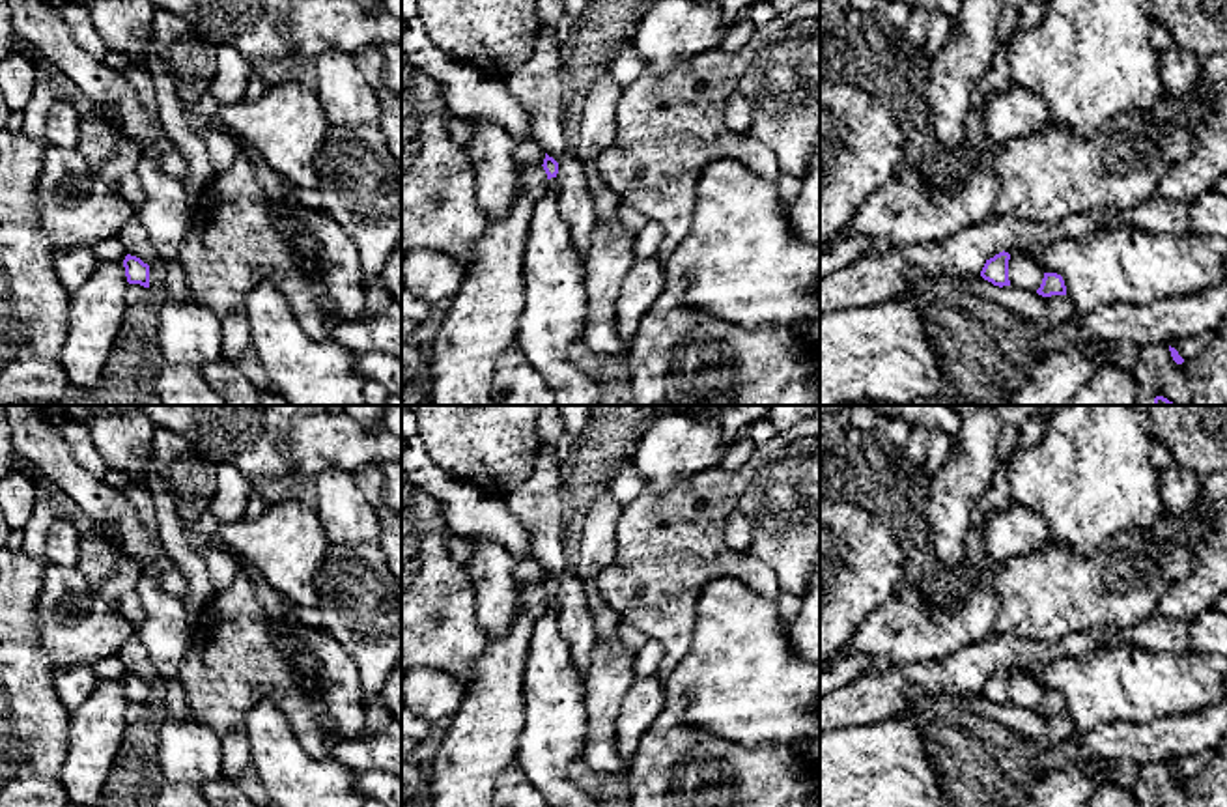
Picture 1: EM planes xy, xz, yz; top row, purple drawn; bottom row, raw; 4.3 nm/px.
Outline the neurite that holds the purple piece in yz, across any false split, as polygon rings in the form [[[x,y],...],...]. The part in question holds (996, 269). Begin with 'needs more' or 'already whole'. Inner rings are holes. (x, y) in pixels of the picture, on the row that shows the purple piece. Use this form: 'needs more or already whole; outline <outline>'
already whole; outline [[[1005,250],[995,254],[994,258],[986,260],[980,271],[980,276],[999,288],[1010,286],[1008,260],[1010,260],[1010,254]]]

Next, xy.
already whole; outline [[[127,254],[123,260],[125,276],[129,284],[149,288],[149,265],[140,258]]]

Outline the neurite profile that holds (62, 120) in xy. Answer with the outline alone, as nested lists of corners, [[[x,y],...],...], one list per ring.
[[[54,99],[47,112],[47,140],[49,146],[75,149],[80,136],[80,110]]]

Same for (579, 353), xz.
[[[583,338],[570,347],[570,359],[601,381],[603,405],[631,405],[629,366],[624,359],[596,355]]]

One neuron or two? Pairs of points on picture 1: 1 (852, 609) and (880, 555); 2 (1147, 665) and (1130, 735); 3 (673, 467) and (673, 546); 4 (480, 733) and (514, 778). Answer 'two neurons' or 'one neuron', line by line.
1: one neuron
2: two neurons
3: two neurons
4: two neurons

